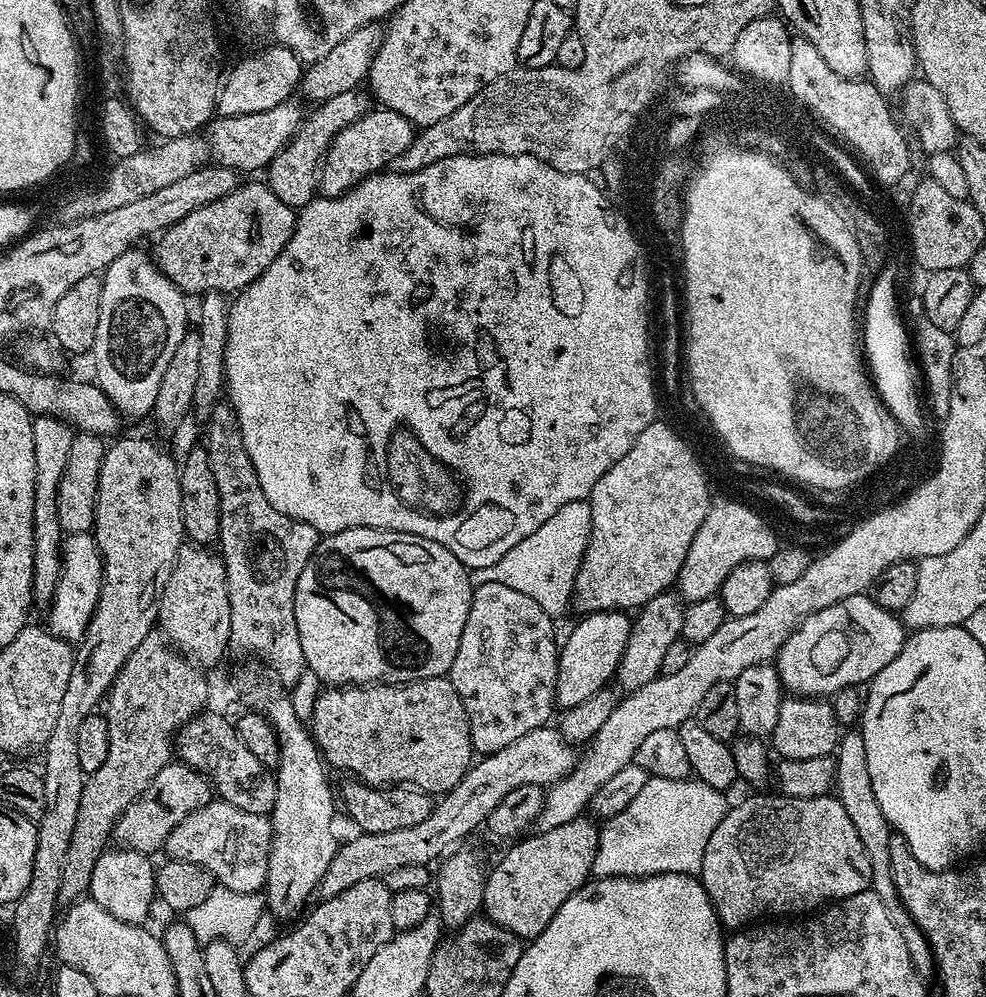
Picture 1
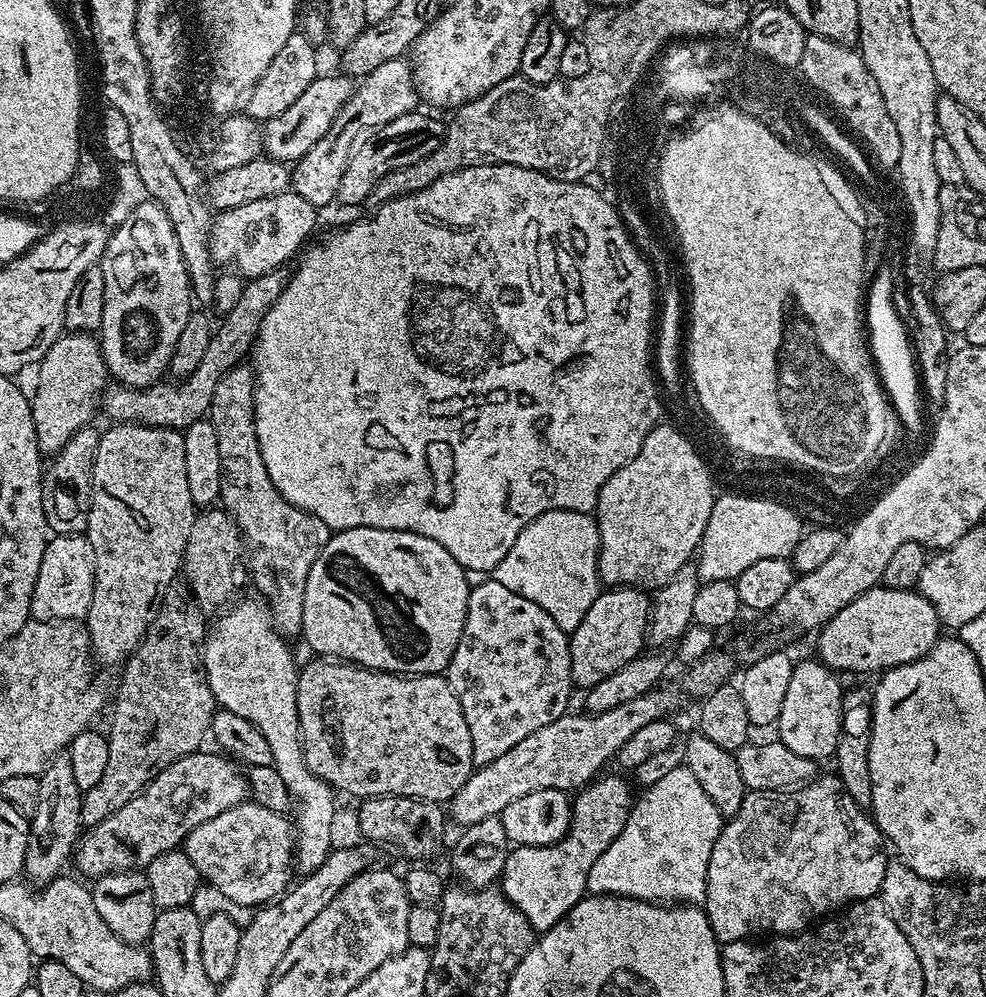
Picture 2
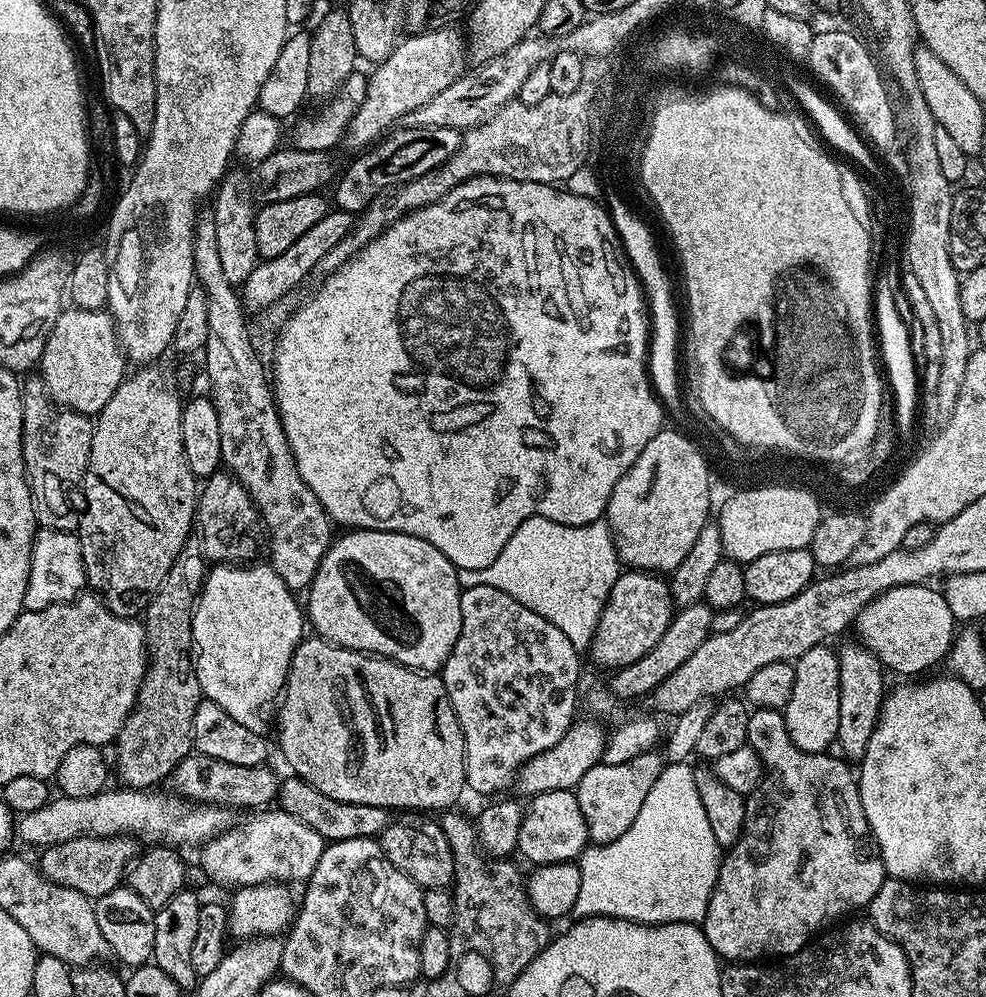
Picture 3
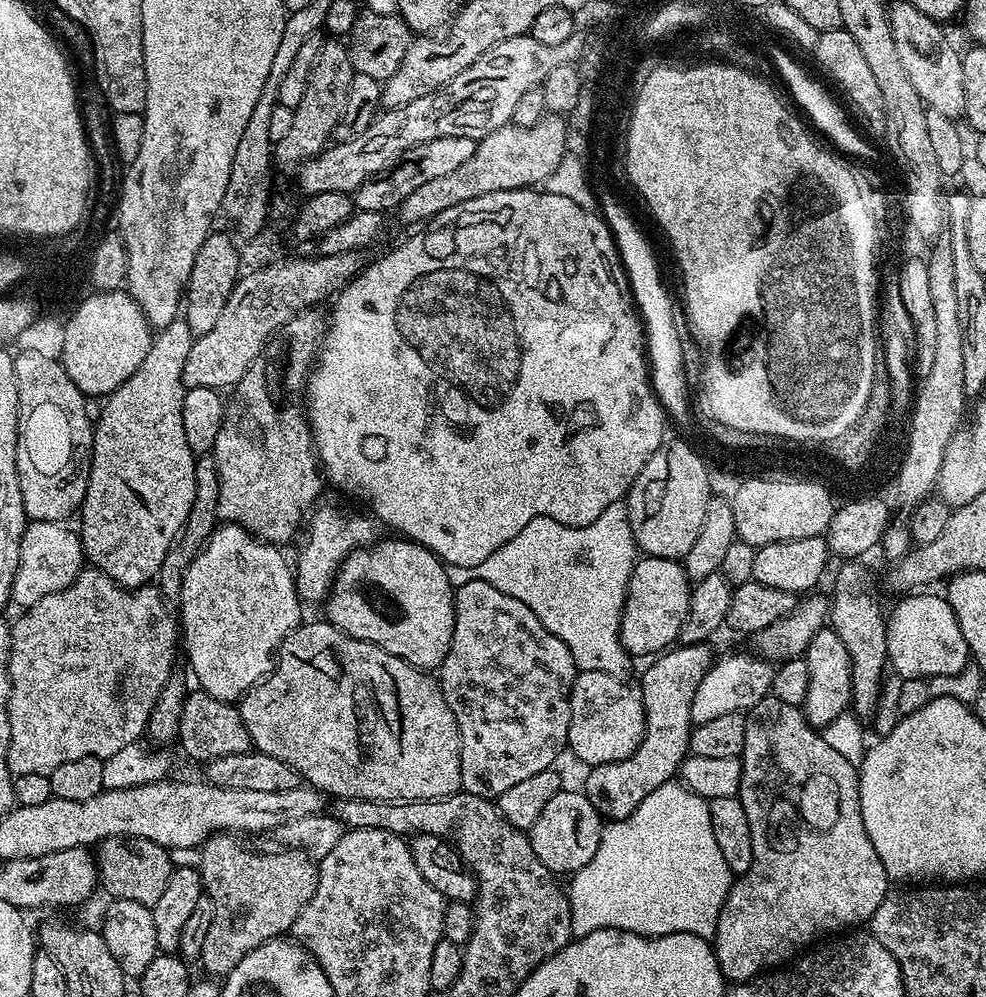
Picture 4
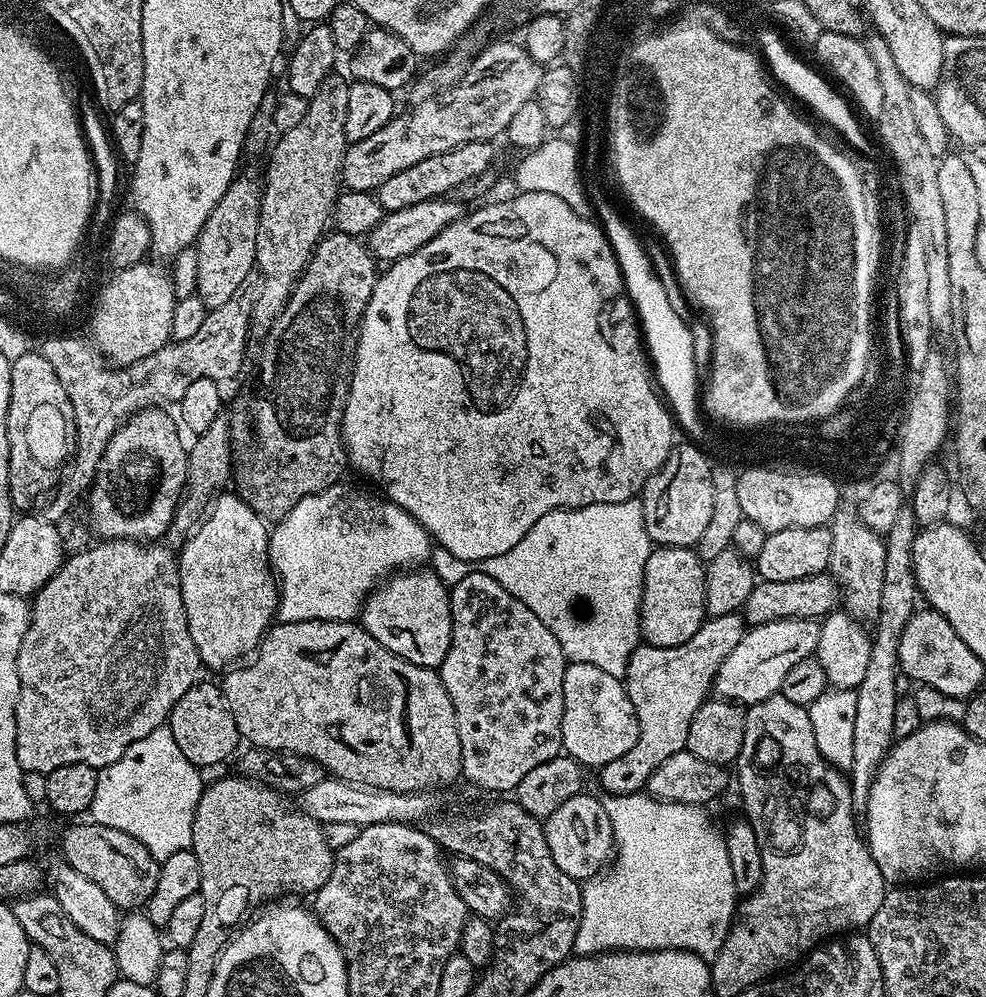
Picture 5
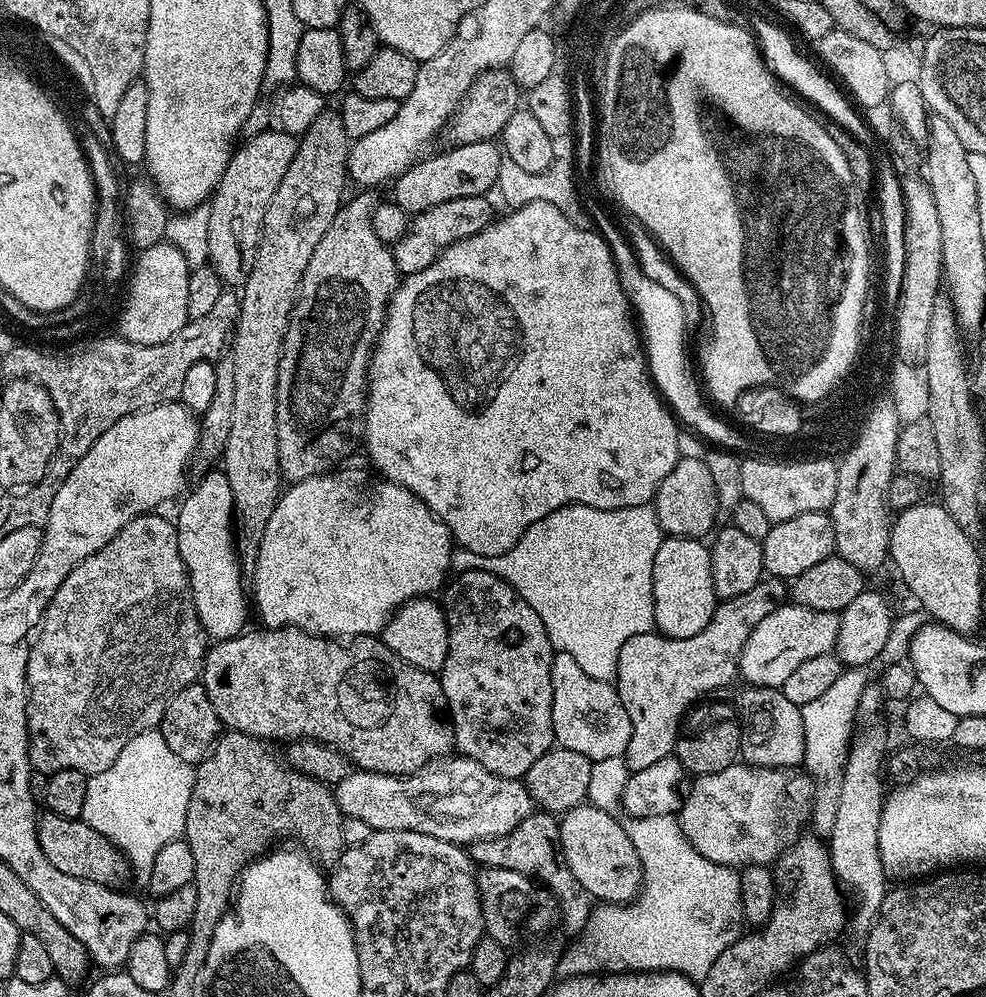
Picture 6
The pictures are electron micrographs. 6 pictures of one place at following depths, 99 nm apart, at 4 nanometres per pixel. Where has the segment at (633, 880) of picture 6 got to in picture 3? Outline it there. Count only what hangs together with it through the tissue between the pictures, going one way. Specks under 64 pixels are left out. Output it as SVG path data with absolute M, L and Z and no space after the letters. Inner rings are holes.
M550 790L531 797L527 803L516 846L519 855L529 860L529 865L567 864L589 847L588 820L582 814L582 806L578 806L575 791Z

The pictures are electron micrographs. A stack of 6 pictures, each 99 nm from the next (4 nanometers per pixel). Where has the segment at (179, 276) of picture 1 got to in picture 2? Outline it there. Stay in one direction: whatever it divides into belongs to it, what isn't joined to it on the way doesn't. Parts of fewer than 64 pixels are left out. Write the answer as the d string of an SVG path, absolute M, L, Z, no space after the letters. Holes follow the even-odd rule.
M291 190L274 198L258 198L258 202L246 202L246 206L227 208L224 212L215 213L210 230L210 254L217 265L231 266L244 278L261 276L275 268L285 267L289 263L287 260L292 255L295 257L309 243L308 235L316 228L316 216L318 209Z

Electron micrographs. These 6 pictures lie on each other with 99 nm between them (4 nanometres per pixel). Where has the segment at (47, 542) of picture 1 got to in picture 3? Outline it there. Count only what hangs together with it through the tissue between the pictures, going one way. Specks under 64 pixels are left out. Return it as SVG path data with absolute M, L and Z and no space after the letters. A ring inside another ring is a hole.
M68 306L61 311L48 333L38 371L49 396L60 407L92 418L103 410L110 398L114 398L126 375L124 364L126 357L116 336L116 321L112 319L112 313L103 308L86 310Z

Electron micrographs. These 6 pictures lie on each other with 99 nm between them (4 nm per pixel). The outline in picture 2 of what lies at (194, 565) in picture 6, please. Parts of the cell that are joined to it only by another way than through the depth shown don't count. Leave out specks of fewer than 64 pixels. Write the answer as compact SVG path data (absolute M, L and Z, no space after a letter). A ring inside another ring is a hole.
M237 599L231 607L221 611L215 617L216 625L213 628L211 625L207 629L202 645L204 673L217 705L230 710L230 714L238 714L238 718L246 718L246 722L258 726L258 730L262 730L262 738L266 738L266 743L270 745L272 767L278 770L278 775L281 776L282 782L288 788L289 796L294 801L294 813L296 812L296 816L294 815L294 868L297 873L310 874L318 870L322 862L326 862L329 852L334 847L332 819L336 816L335 798L337 797L334 795L332 785L315 776L306 766L304 747L300 741L298 698L296 697L298 663L296 664L291 650L288 649L289 641L272 627L272 617L267 603L263 599L255 599Z

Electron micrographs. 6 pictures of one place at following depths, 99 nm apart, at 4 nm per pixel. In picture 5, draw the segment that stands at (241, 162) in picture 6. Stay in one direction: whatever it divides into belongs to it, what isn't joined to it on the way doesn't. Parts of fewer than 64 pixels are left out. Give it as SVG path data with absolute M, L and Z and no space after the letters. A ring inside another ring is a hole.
M237 175L232 185L218 198L218 206L210 210L206 226L202 226L200 237L196 239L198 254L198 286L196 295L206 302L209 310L223 306L234 298L247 284L248 275L253 275L256 267L256 235L260 217L260 193L262 184L252 176Z

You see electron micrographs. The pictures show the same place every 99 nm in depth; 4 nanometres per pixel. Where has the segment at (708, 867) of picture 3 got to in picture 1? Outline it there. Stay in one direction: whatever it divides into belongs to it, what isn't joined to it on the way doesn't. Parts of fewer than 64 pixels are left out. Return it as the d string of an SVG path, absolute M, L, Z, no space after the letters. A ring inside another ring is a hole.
M652 776L642 786L642 791L634 797L634 802L622 810L622 814L611 816L603 821L600 828L600 841L594 854L592 876L657 876L658 874L686 874L696 876L702 866L702 858L706 854L706 842L721 831L725 823L724 815L729 815L729 797L723 792L706 786L695 778L675 780Z

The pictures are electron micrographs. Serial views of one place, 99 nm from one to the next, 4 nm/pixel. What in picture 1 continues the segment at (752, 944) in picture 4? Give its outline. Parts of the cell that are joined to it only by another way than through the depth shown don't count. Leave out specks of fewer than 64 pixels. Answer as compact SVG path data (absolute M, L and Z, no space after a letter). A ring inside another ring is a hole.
M783 794L752 796L735 805L736 824L729 823L728 836L717 834L706 842L706 854L698 879L703 884L721 925L728 930L743 930L765 918L784 918L789 914L808 914L829 902L845 900L872 887L870 854L850 822L850 814L835 795L794 798Z

